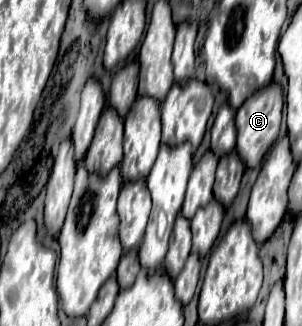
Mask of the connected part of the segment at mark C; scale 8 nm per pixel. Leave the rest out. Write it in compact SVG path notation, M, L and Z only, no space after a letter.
M275 82L269 84L263 90L259 90L257 94L253 94L237 110L237 116L235 116L237 154L241 156L241 160L247 168L255 168L257 164L261 164L265 154L269 152L269 148L275 144L275 140L279 136L279 130L281 130L281 110L283 110L283 94L281 94L281 86L275 84Z

